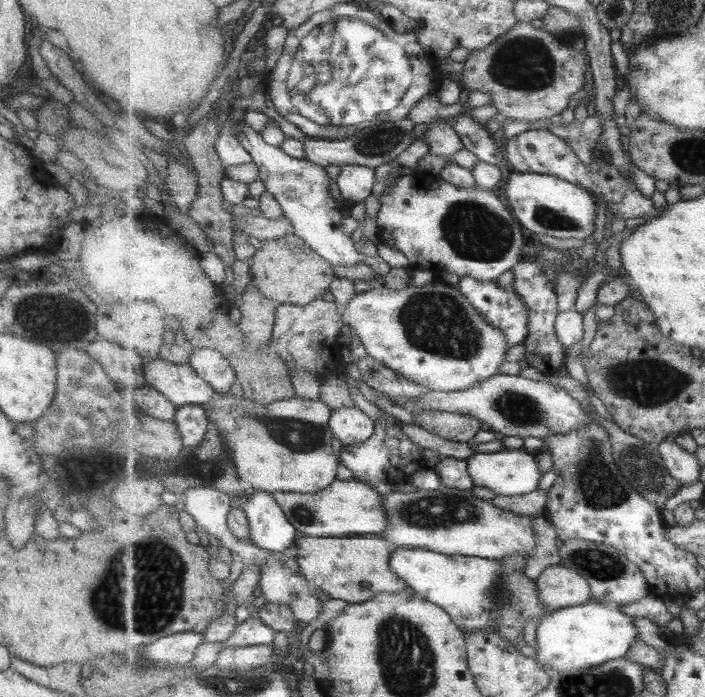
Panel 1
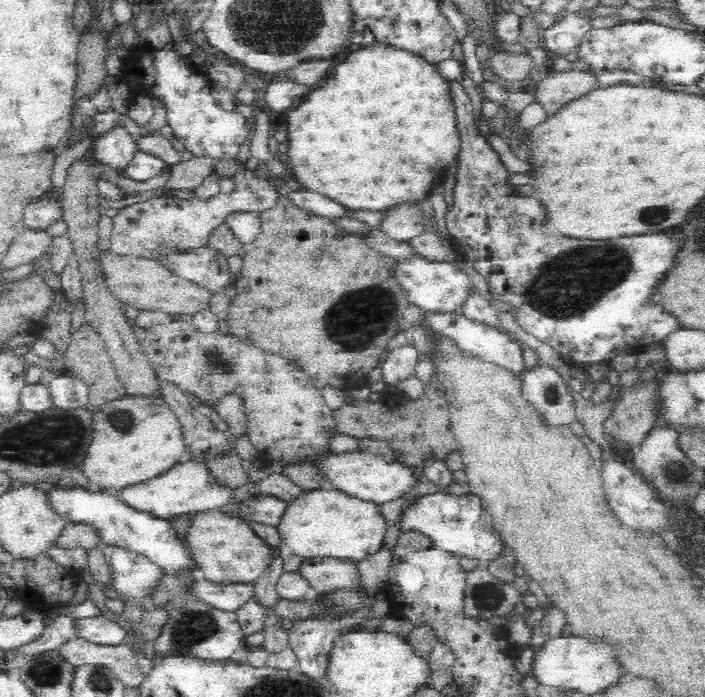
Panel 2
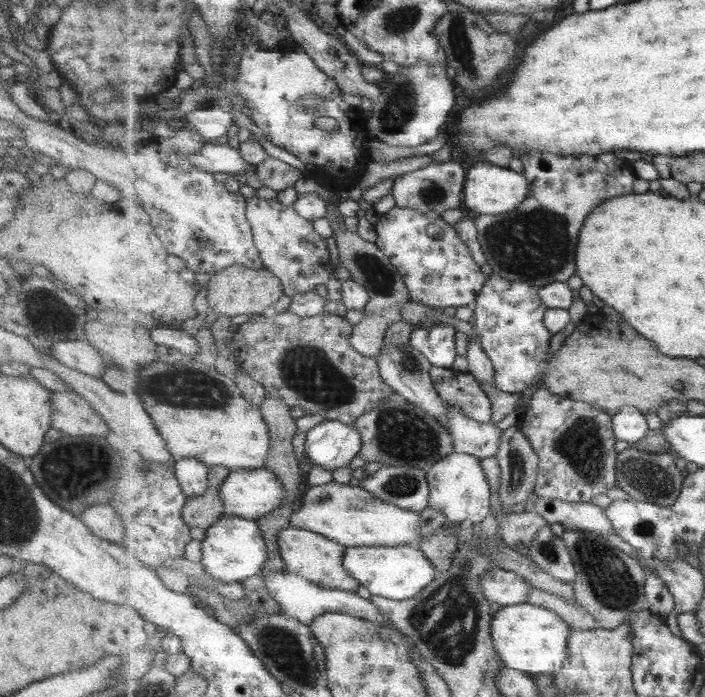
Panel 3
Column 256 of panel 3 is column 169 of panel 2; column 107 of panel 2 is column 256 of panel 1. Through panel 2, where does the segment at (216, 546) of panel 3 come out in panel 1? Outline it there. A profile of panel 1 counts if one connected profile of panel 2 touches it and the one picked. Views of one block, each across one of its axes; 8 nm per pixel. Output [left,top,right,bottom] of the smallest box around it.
[239,490,300,555]

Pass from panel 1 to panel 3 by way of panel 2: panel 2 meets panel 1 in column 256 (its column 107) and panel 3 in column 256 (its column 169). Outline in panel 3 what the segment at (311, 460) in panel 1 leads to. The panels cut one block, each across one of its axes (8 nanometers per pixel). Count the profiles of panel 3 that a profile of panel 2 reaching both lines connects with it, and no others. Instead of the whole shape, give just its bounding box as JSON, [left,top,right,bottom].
[135,357,272,472]

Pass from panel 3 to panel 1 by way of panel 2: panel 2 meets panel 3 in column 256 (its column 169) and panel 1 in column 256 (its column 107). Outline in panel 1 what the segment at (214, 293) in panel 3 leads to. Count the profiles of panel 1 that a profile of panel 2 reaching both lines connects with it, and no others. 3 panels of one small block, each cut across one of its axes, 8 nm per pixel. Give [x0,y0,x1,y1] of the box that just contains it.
[249,232,336,306]

